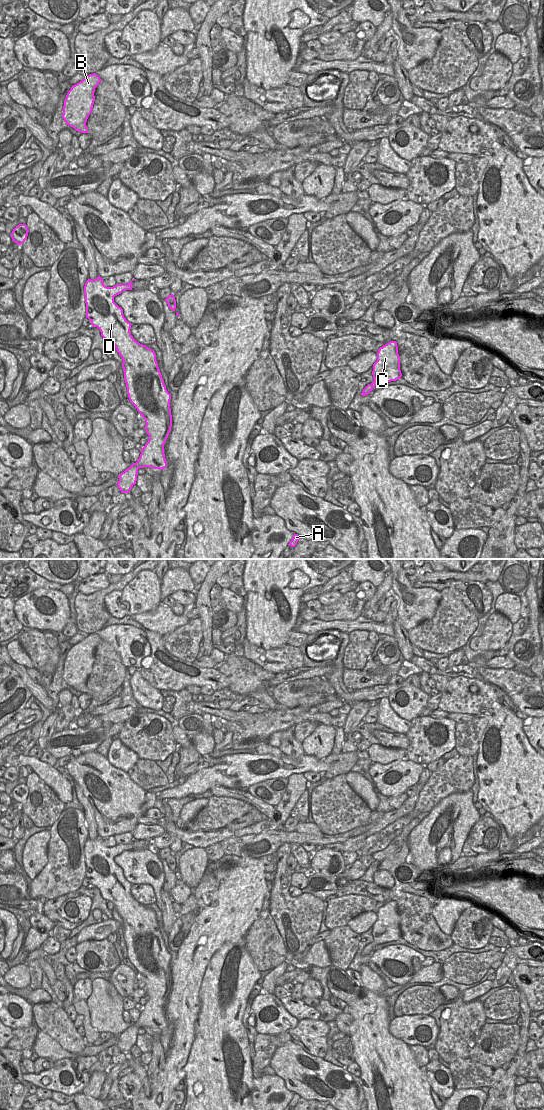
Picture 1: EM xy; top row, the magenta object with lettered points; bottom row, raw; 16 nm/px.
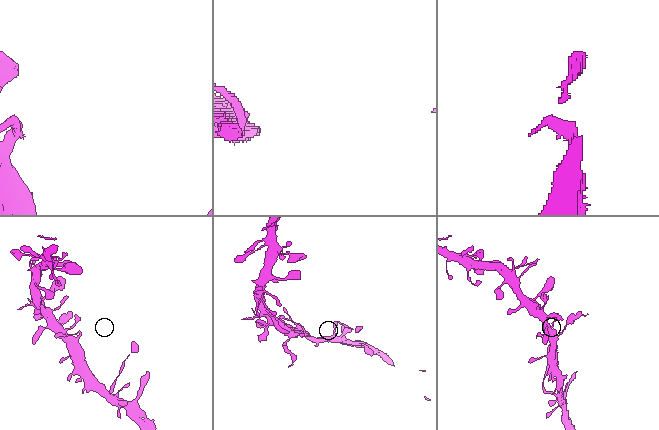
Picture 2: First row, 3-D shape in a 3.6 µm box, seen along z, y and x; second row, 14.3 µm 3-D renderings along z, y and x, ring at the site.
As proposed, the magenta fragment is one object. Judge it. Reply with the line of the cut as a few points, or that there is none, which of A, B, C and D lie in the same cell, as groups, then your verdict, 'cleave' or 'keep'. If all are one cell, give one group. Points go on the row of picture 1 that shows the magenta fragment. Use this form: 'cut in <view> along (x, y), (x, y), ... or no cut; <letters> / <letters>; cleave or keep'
no cut; A B C D; keep

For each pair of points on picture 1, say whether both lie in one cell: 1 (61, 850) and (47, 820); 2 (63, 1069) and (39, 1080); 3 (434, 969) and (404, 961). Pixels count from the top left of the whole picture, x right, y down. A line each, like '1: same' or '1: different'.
1: different
2: same
3: different

